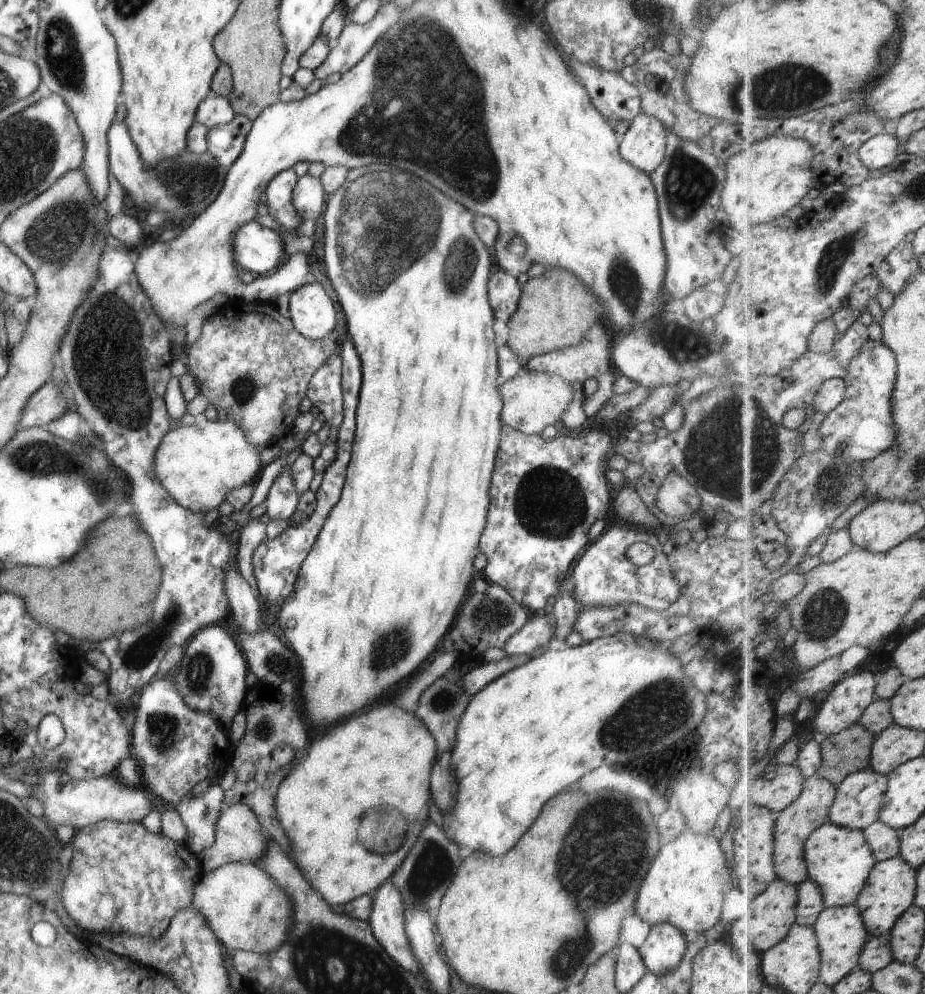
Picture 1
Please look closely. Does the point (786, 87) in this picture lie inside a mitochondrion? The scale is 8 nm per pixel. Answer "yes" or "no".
yes

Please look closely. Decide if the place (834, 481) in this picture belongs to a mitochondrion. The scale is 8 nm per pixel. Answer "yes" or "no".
yes

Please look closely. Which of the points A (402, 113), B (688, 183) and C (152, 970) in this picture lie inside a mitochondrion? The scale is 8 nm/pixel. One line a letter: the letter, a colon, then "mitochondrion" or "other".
A: mitochondrion
B: mitochondrion
C: other

